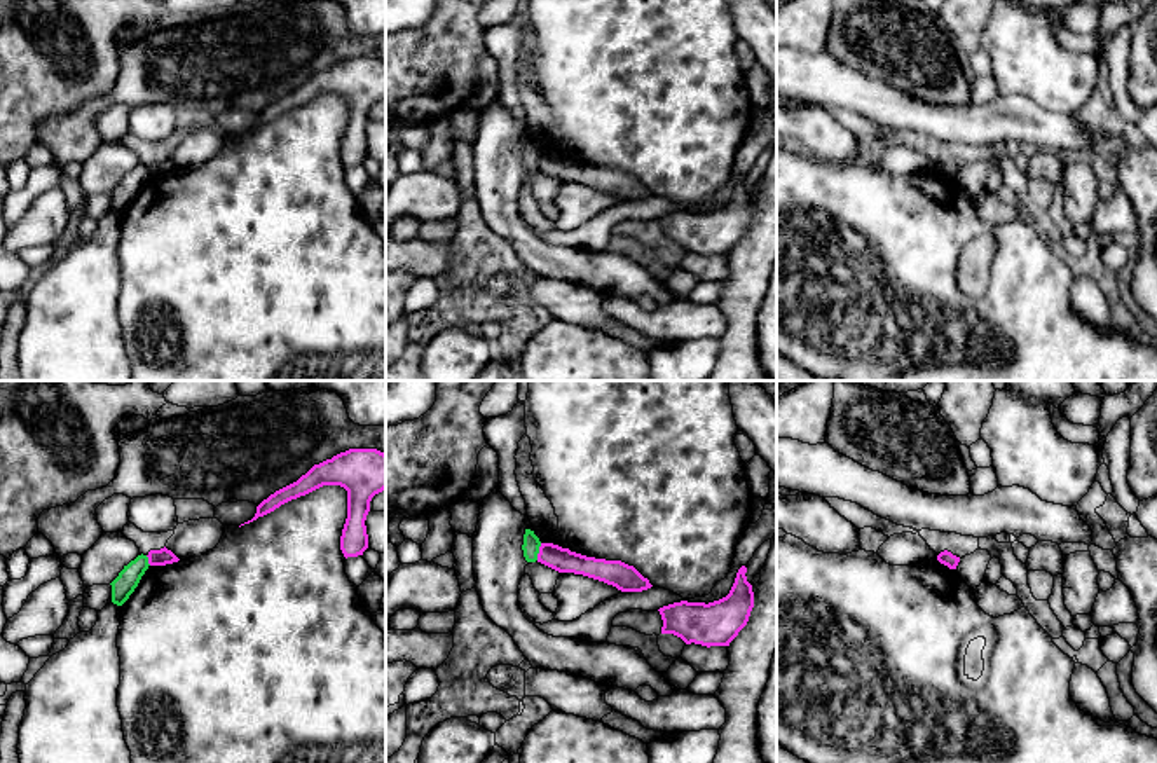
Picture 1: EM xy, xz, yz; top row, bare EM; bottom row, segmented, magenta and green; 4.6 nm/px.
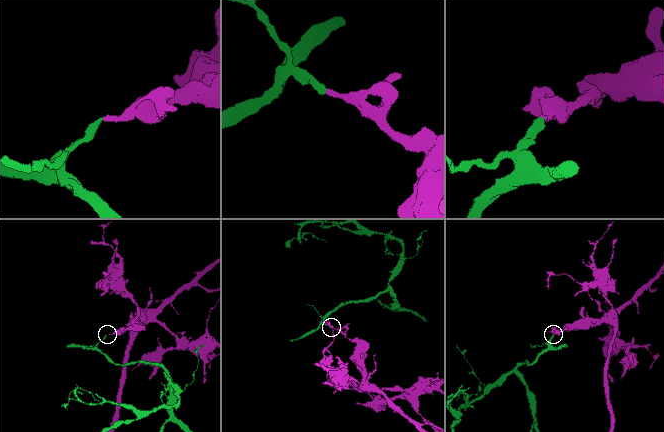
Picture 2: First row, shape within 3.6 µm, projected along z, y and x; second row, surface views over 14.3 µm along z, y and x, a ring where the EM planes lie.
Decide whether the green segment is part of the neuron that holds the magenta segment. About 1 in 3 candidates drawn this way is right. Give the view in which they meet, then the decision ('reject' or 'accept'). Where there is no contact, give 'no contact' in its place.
contact in xz; reject

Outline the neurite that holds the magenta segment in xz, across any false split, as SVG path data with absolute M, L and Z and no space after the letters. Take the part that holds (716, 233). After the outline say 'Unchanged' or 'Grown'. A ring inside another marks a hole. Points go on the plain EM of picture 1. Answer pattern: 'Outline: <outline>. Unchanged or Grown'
Outline: M742 175L729 203L719 210L709 213L681 210L660 217L661 243L674 243L686 253L729 255L754 217L754 201L745 182L747 176Z. Unchanged

